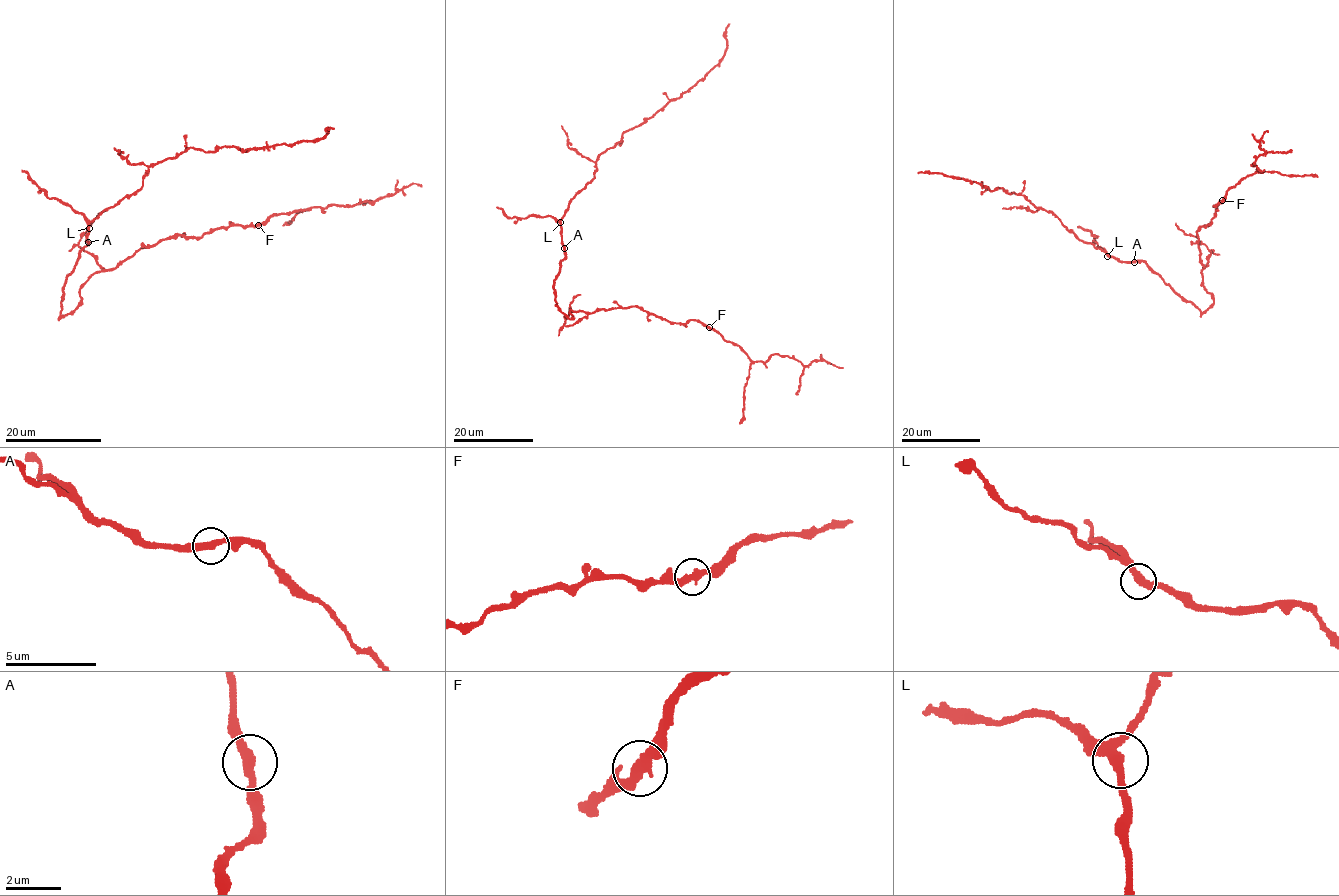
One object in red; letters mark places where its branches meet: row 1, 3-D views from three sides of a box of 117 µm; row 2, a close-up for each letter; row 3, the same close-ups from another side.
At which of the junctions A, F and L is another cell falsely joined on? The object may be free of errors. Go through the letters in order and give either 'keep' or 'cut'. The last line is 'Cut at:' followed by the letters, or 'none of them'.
A: keep
F: keep
L: keep
Cut at: none of them

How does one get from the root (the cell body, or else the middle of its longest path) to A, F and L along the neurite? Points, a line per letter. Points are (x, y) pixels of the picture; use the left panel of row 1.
A: (63, 297), (65, 280), (74, 268), (78, 253), (88, 242)
F: (63, 297), (64, 316), (94, 273), (143, 247), (257, 224)
L: (63, 297), (65, 280), (74, 268), (78, 253), (89, 241), (86, 240), (89, 228)

